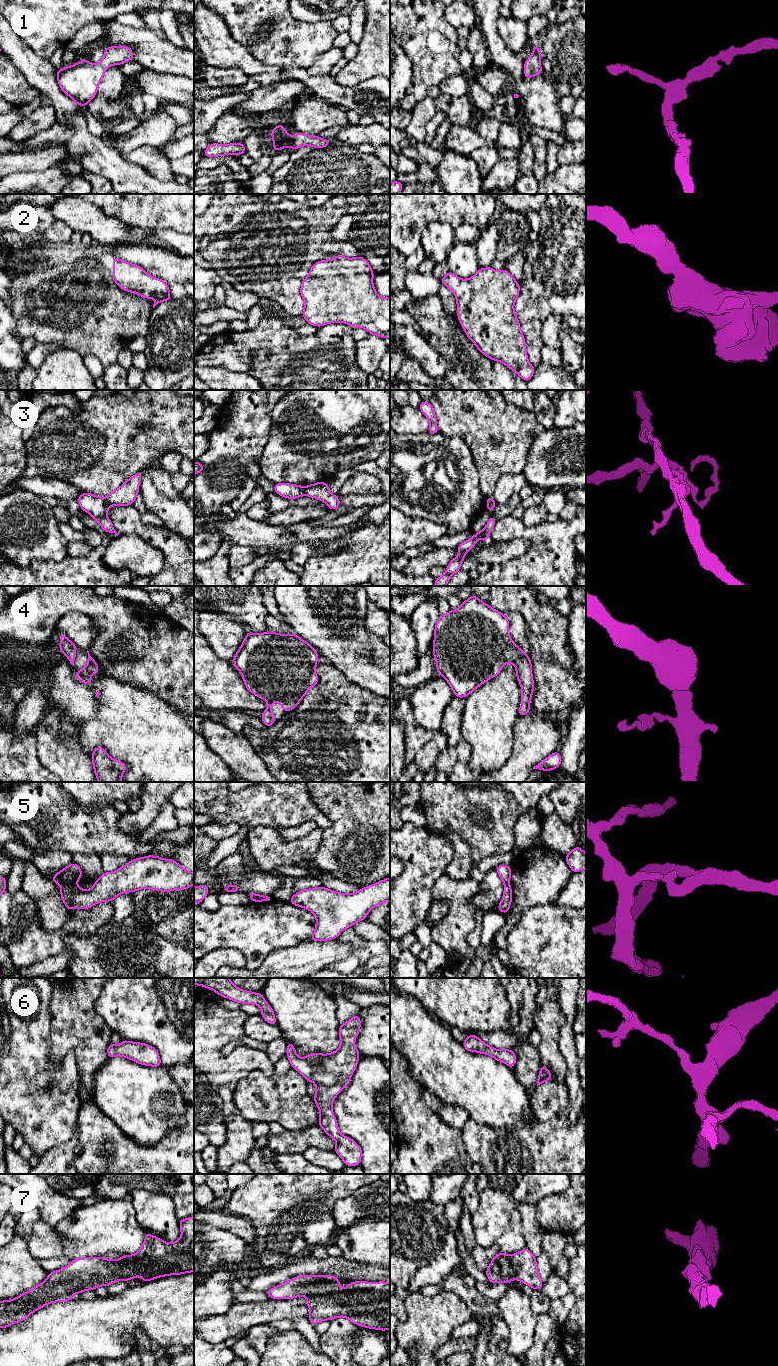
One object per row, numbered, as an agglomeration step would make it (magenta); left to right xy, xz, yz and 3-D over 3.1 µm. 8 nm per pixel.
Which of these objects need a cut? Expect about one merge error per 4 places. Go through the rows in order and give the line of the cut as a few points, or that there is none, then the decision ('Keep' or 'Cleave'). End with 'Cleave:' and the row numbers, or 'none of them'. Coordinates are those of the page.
1: No split. Keep
2: No split. Keep
3: Split along xy (105, 498), (110, 505). Cleave
4: No split. Keep
5: Split along xy (75, 883), (67, 883), (64, 886). Cleave
6: No split. Keep
7: No split. Keep
Cleave: 3, 5

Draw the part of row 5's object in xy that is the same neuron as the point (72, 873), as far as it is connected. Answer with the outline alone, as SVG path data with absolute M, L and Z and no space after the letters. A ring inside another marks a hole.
M71 863L70 865L66 866L58 873L56 873L52 877L52 880L55 884L61 887L70 883L76 884L82 876L83 872L81 871L80 867L75 863Z

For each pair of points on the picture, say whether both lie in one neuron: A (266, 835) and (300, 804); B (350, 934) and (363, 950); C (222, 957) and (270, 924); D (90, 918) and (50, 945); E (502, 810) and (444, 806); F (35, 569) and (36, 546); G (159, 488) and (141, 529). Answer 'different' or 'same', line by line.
A: different
B: same
C: different
D: same
E: same
F: different
G: different

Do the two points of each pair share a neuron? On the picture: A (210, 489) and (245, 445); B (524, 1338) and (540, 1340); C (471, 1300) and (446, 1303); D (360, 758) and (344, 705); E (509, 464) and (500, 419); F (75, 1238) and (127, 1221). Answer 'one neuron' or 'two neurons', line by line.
A: one neuron
B: two neurons
C: two neurons
D: one neuron
E: one neuron
F: one neuron

